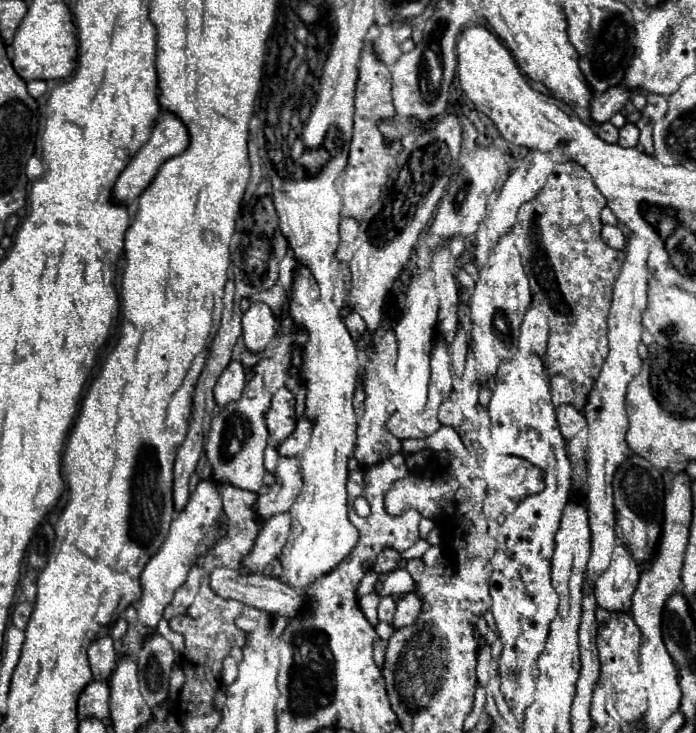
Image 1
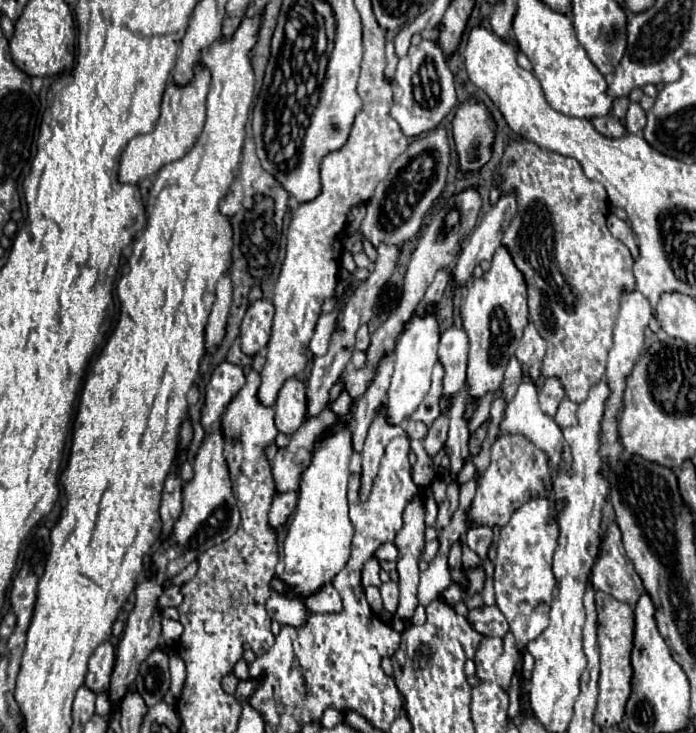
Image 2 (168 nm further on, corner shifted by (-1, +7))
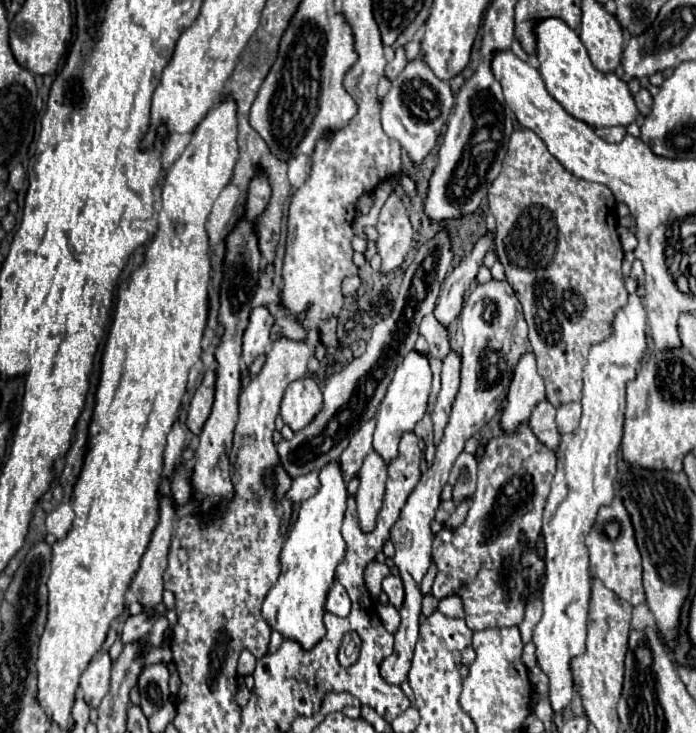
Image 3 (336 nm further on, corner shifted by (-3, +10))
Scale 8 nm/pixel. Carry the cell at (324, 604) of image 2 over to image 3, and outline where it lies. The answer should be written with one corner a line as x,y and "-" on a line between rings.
335,580
333,588
331,588
331,590
329,590
329,594
327,594
325,608
327,608
327,612
337,614
337,616
347,616
347,614
349,614
349,610
351,610
349,596
347,596
345,588
343,588
337,580

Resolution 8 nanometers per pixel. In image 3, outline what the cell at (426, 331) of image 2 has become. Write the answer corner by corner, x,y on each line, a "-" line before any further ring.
411,350
407,358
397,366
393,380
387,388
387,394
377,410
377,426
373,434
373,448
379,452
387,462
397,456
397,446
401,440
401,434
407,430
413,430
413,426
423,418
427,410
427,400
431,392
431,368
429,358
417,350

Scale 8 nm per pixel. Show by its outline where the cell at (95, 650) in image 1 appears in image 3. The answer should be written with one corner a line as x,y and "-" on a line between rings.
101,652
91,660
91,664
81,674
81,696
91,708
97,708
101,698
109,692
109,670
109,652

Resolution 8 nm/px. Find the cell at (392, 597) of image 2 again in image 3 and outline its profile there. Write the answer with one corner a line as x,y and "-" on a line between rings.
393,574
385,576
383,578
383,590
389,596
389,602
399,610
403,604
403,582
401,582
401,578
393,576

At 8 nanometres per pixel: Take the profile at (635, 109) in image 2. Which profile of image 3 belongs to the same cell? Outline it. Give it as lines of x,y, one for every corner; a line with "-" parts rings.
641,88
641,90
635,94
635,104
637,104
639,114
641,114
641,116
647,116
647,114
651,112
653,98
651,98
651,94
649,94
645,88

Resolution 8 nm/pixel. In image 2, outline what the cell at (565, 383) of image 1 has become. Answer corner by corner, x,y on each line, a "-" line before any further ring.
545,379
541,385
539,385
539,405
541,405
541,411
549,417
555,415
559,403
563,401
565,393
561,389
561,383
557,379

